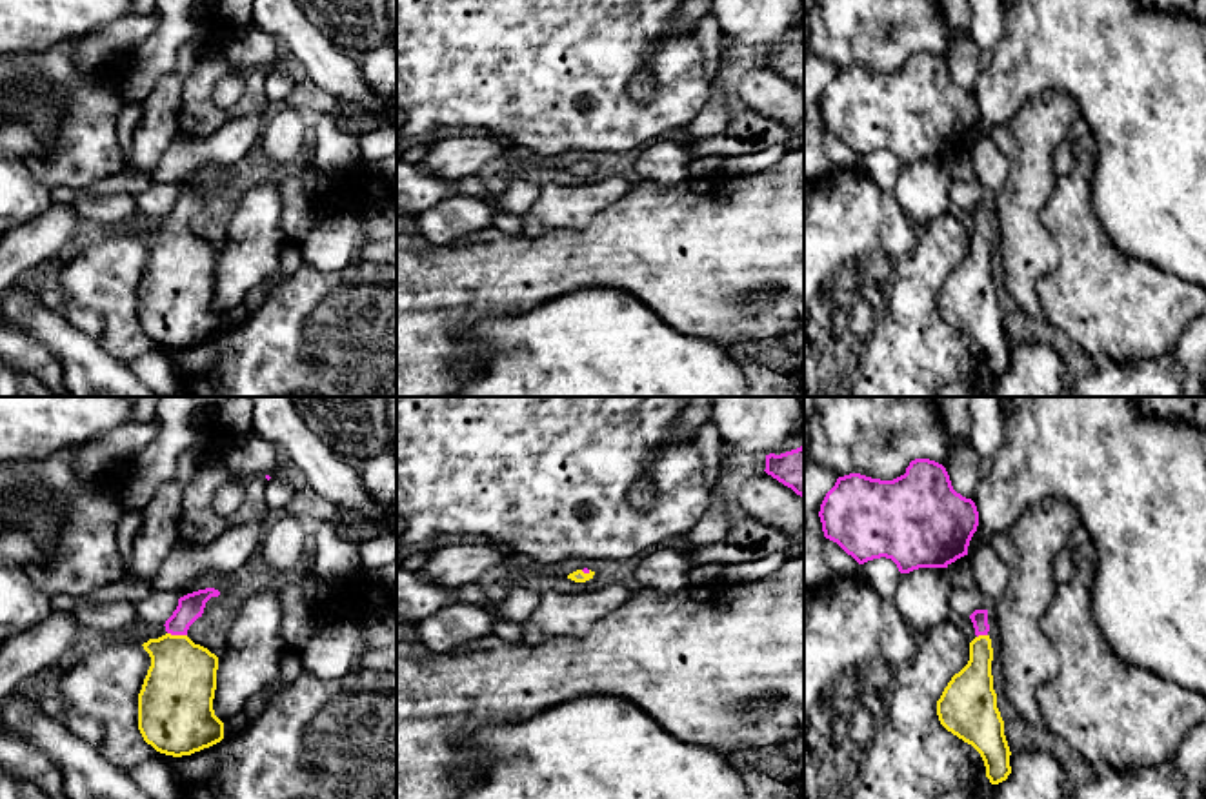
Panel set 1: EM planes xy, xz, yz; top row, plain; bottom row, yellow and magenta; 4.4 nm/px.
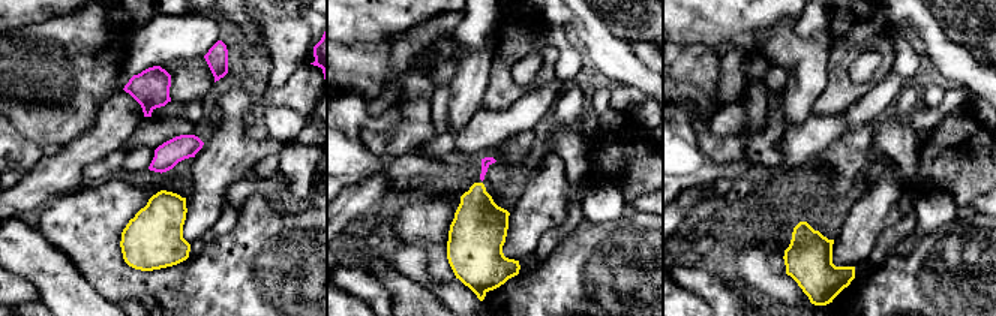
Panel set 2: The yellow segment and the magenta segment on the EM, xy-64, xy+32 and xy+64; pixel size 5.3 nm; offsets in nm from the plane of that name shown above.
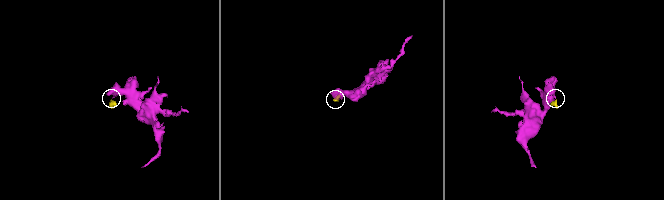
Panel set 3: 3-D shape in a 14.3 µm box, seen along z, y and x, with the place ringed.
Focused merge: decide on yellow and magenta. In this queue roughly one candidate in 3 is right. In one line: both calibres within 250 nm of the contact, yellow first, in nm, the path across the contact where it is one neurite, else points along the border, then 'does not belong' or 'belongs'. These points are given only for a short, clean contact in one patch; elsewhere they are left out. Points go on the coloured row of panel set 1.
320 nm thick on the yellow side, 110 nm on the other; runs through xy (179, 688), (177, 636), (177, 625), (190, 606); belongs

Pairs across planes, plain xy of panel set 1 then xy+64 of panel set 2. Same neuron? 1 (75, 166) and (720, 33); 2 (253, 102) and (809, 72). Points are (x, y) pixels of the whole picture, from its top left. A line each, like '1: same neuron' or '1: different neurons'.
1: different neurons
2: different neurons

